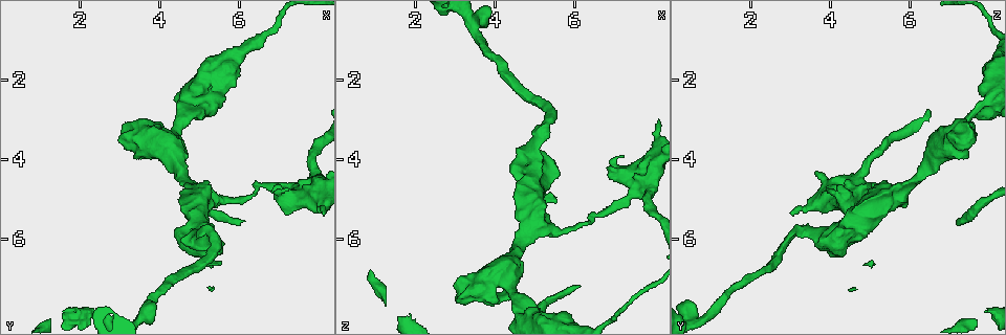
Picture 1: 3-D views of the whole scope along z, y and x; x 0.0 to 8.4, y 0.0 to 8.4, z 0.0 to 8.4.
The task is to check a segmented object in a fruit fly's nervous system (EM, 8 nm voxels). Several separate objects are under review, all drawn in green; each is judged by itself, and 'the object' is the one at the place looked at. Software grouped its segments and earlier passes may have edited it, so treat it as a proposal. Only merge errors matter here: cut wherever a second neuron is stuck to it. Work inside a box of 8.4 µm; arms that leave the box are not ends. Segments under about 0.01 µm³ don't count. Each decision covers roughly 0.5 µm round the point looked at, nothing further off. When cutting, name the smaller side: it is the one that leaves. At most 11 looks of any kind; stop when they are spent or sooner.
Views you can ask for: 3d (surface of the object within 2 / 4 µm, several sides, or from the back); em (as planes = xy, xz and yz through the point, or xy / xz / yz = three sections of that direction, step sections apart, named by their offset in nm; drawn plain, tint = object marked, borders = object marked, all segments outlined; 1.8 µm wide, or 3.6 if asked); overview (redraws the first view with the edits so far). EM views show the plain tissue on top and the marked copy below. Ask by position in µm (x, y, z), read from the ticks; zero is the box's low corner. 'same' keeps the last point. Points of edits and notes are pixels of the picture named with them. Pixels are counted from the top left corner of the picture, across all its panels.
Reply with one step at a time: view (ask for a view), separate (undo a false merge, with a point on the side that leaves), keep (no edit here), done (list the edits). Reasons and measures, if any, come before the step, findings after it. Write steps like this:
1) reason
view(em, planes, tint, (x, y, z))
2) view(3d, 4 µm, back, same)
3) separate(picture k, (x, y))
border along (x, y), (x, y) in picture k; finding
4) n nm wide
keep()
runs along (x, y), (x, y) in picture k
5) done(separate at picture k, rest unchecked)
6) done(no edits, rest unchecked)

sharp bend
view(em, 3.6 µm, planes, tint, (4.95, 5.85, 4.65))

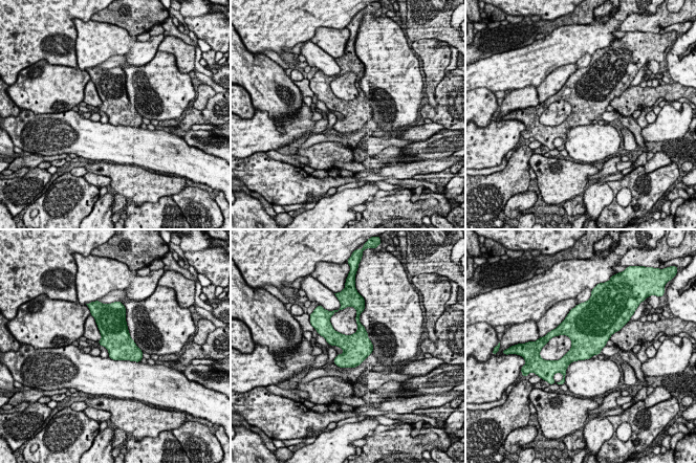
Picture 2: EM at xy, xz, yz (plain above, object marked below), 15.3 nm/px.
440 nm wide
keep()
continuous, no second neuron

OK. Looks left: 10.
four-way junction
view(3d, 4 µm, (7.60, 4.75, 4.85))

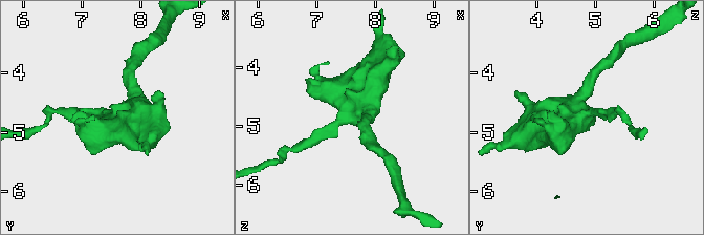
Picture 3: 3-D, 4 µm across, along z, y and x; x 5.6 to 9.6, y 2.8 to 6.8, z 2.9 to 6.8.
4 arms
view(em, 3.6 µm, planes, tint, (7.55, 4.75, 4.85))

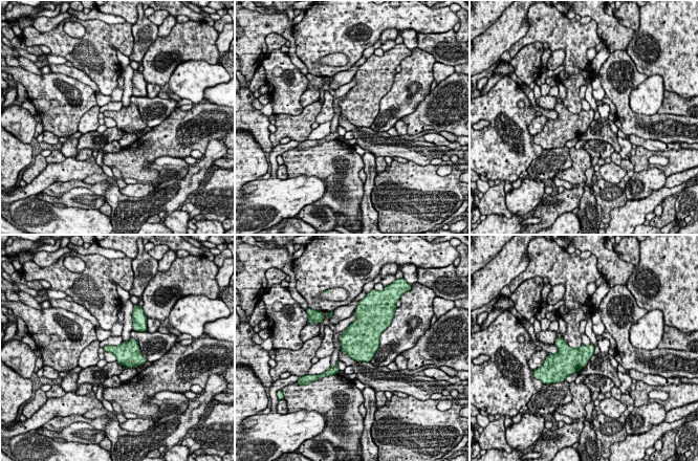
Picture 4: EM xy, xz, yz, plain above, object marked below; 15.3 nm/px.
keep()
one neuron here

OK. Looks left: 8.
thick turns thin
view(em, planes, tint, (4.65, 2.50, 7.90))

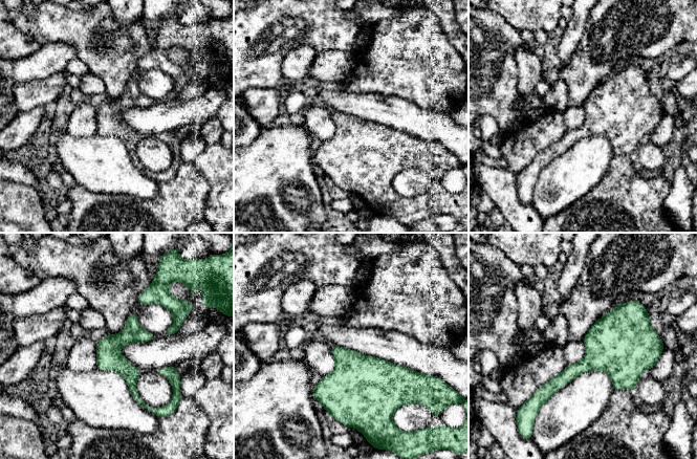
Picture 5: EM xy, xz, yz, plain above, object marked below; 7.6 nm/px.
keep()
runs along (131, 315), (115, 358), (137, 398) in picture 5; one neuron here

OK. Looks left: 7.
thick turns thin
view(em, 3.6 µm, planes, tint, (3.55, 3.65, 7.30))

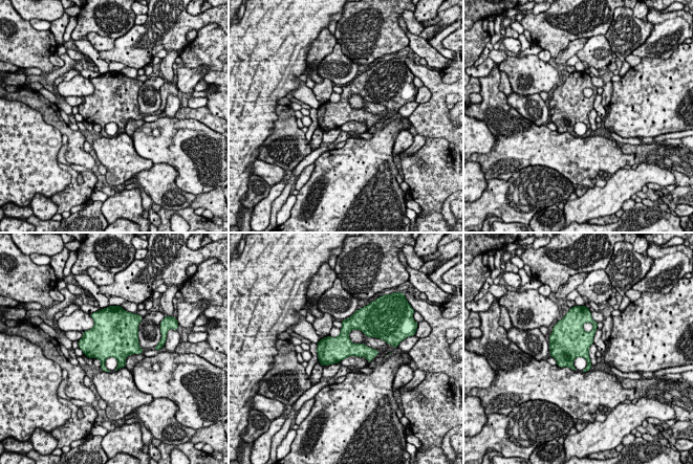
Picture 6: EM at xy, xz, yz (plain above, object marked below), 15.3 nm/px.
keep()
continuous, no second neuron

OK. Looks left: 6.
done(no edits, rest unchecked)

